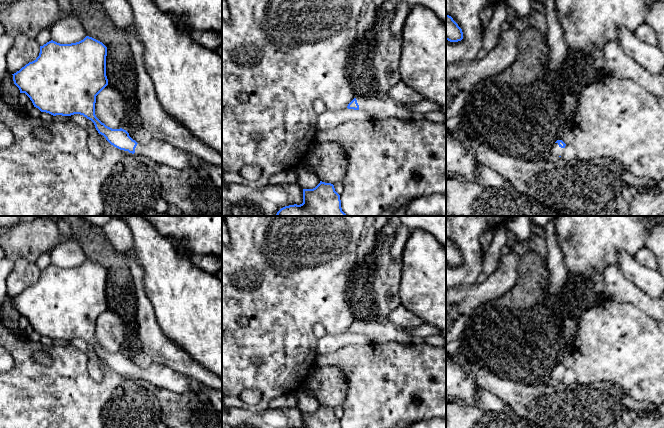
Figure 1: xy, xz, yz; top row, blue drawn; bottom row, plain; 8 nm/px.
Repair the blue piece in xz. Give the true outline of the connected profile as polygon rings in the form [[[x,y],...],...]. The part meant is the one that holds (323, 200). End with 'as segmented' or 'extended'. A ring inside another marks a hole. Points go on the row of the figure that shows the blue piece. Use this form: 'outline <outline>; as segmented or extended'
outline [[[320,183],[313,189],[303,189],[303,203],[281,208],[275,216],[346,216],[341,208],[340,195],[331,183]]]; as segmented

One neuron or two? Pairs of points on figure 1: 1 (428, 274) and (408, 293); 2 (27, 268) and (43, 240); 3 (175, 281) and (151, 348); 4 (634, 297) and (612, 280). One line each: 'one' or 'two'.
1: one
2: two
3: two
4: one

